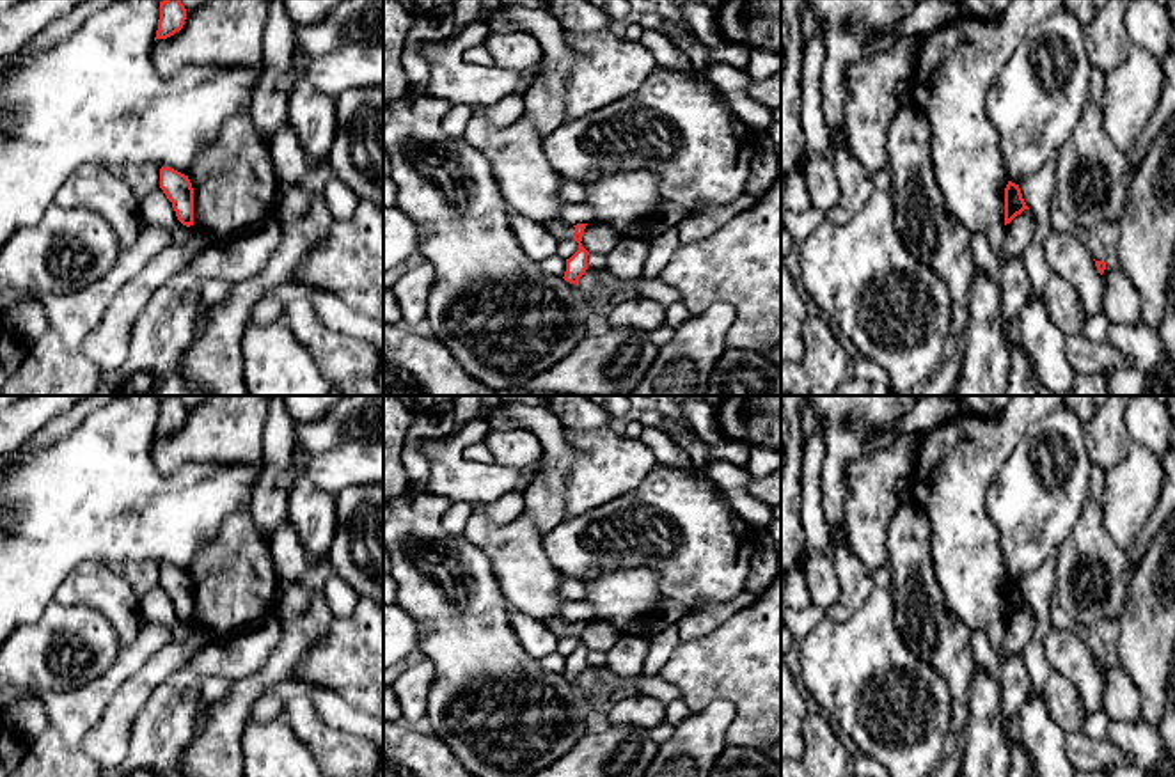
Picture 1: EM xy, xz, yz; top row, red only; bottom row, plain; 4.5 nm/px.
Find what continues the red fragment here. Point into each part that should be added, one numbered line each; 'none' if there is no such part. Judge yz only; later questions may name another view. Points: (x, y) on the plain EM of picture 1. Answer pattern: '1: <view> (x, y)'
none

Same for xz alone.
1: xz (558, 627)

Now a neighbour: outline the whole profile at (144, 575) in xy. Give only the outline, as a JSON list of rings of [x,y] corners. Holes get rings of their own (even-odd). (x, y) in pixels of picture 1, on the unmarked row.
[[[140,561],[131,564],[112,564],[135,589],[138,596],[160,585],[160,566],[154,561]]]

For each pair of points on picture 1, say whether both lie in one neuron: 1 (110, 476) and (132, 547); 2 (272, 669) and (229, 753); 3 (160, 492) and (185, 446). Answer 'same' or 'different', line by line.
1: same
2: same
3: different

